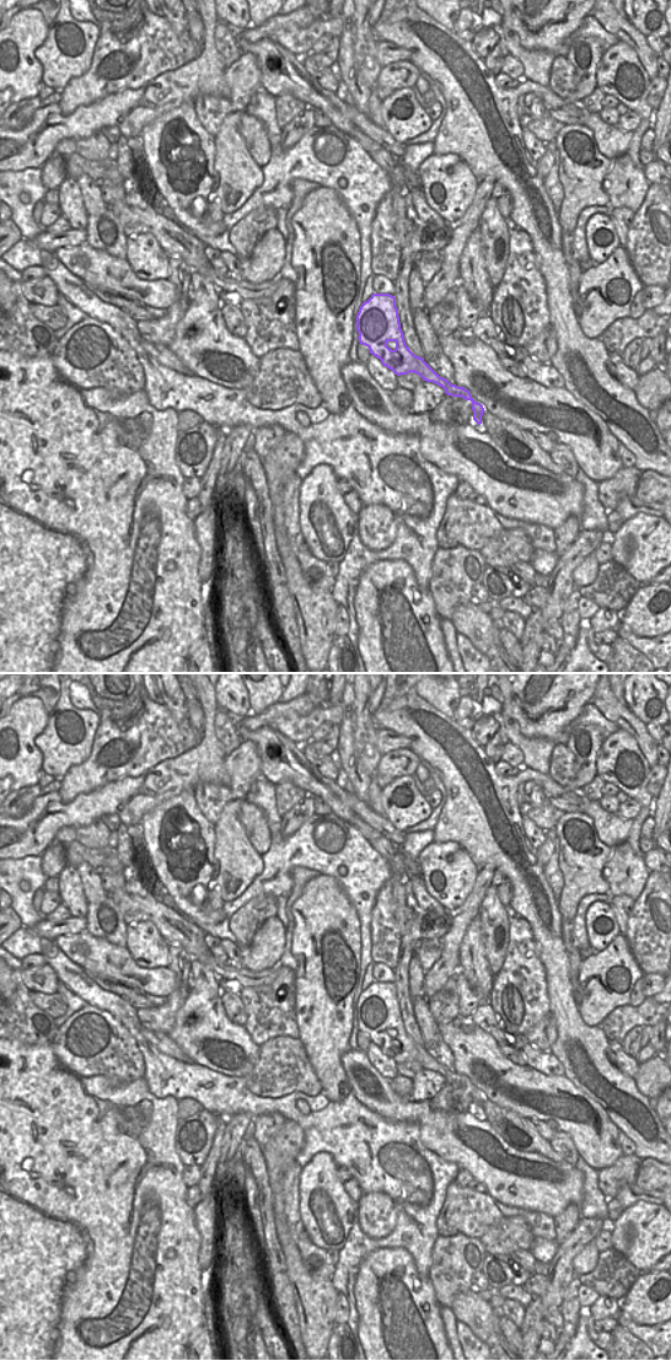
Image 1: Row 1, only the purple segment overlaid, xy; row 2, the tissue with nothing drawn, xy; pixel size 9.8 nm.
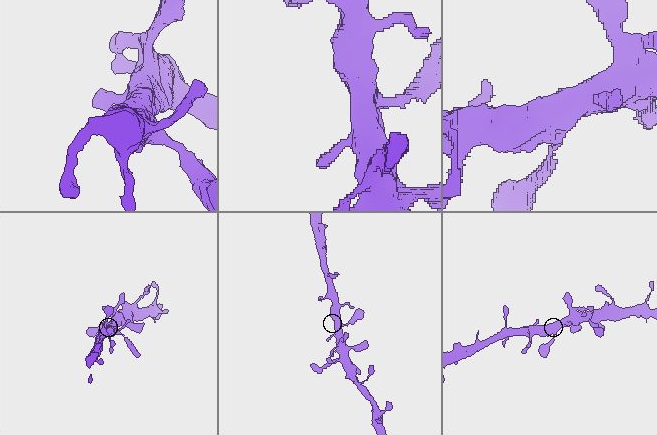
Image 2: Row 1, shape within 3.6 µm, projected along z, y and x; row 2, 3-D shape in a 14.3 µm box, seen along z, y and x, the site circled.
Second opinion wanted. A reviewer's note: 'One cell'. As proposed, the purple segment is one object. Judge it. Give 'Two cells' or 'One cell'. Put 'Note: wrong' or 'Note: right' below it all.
One cell
Note: right

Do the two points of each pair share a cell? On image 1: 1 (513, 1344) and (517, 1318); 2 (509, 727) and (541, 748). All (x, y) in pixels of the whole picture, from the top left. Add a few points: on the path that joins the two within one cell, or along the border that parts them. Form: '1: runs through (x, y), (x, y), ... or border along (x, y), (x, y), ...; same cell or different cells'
1: border along (500, 1314), (509, 1318), (517, 1328); different cells
2: runs through (516, 736), (532, 748); same cell

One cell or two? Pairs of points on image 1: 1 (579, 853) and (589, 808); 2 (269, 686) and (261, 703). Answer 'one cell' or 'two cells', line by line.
1: two cells
2: one cell

